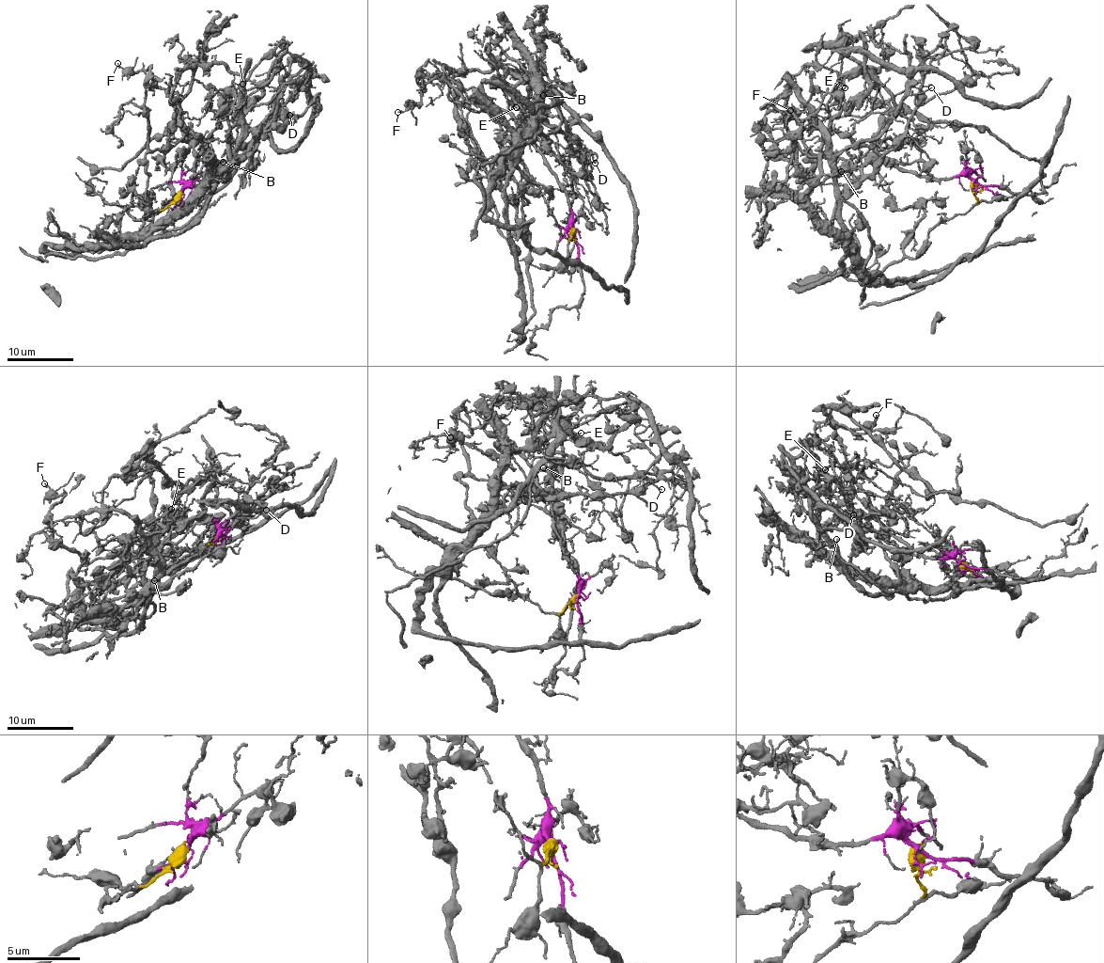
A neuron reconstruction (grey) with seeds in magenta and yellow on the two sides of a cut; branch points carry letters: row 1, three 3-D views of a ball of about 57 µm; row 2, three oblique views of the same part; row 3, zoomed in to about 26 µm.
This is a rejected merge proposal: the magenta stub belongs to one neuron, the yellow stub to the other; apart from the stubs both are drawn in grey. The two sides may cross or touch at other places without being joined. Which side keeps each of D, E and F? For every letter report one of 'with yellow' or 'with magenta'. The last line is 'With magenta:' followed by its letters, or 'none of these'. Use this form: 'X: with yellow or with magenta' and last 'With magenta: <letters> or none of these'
D: with yellow
E: with magenta
F: with yellow
With magenta: E

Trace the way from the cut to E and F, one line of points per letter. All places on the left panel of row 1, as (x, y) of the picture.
E: (180, 194), (194, 185), (200, 149), (225, 116), (223, 96), (235, 84), (243, 84)
F: (180, 194), (145, 215), (132, 240), (105, 243), (140, 233), (151, 218), (144, 158), (151, 68), (117, 63)

